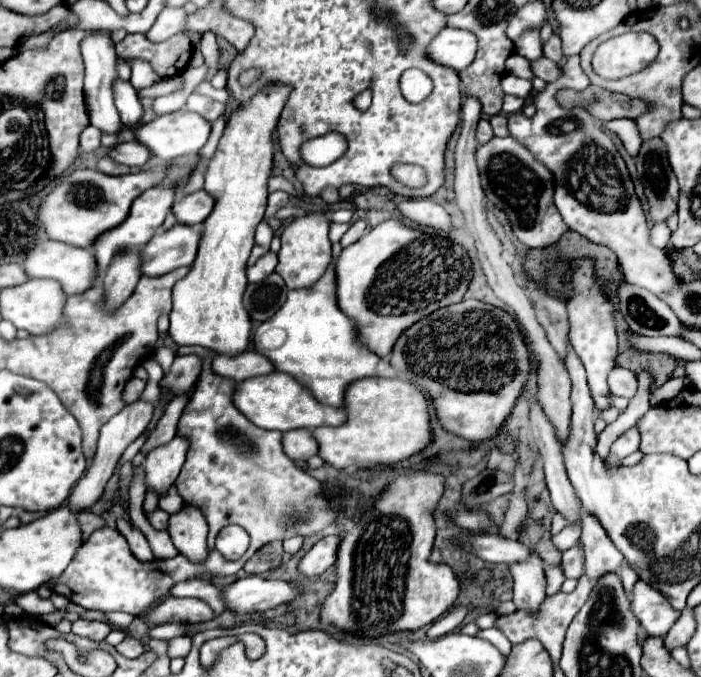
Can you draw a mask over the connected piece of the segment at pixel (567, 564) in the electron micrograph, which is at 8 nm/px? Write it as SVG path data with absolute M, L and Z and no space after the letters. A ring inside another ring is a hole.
M574 545L572 549L562 553L562 571L564 577L568 579L580 579L584 575L584 557L582 557L582 549L578 545Z

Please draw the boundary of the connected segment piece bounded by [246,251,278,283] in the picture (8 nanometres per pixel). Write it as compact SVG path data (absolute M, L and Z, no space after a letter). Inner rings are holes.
M268 251L268 253L264 253L252 267L248 267L246 269L246 275L248 275L248 281L250 283L256 283L256 281L262 281L266 275L270 275L272 271L274 271L274 267L276 267L276 261L278 261L278 257L276 257L276 253L272 253L272 251Z

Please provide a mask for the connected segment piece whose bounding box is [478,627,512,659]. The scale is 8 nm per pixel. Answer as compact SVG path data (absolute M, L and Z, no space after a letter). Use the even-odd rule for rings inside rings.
M492 627L492 629L484 629L484 631L478 631L478 637L480 639L486 639L486 641L490 641L502 655L504 655L504 659L510 655L510 649L512 649L512 645L510 645L510 641L504 637L504 633L500 631L500 629L496 629L496 627Z

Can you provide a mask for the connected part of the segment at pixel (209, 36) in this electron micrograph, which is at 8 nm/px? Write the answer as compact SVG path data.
M206 31L202 37L202 47L200 47L206 63L212 69L212 75L218 71L218 57L220 57L220 47L216 43L216 35L212 31Z

